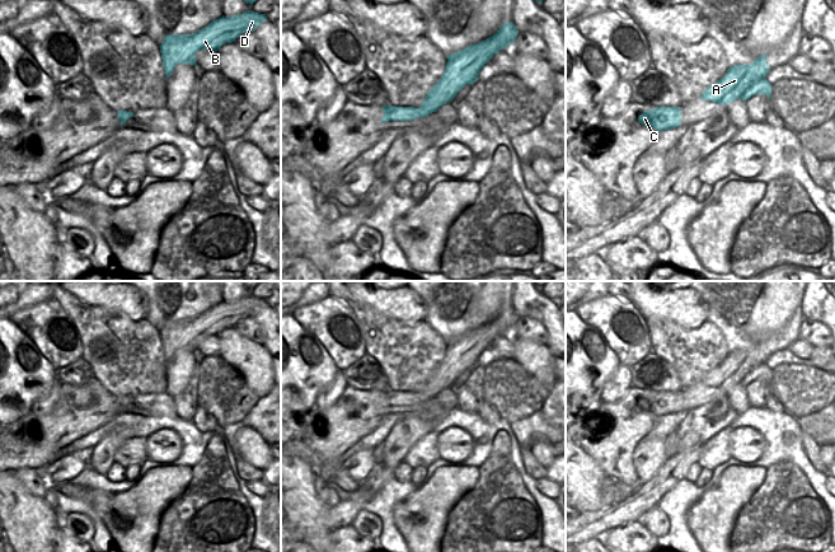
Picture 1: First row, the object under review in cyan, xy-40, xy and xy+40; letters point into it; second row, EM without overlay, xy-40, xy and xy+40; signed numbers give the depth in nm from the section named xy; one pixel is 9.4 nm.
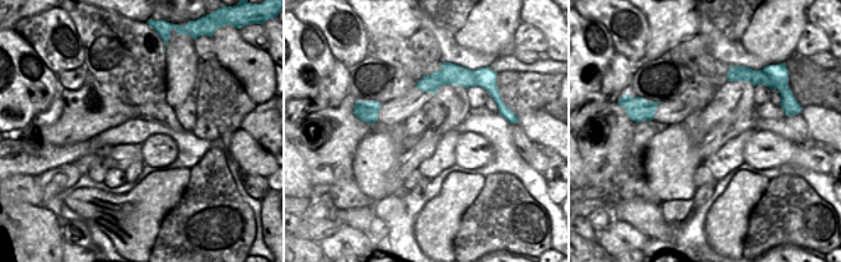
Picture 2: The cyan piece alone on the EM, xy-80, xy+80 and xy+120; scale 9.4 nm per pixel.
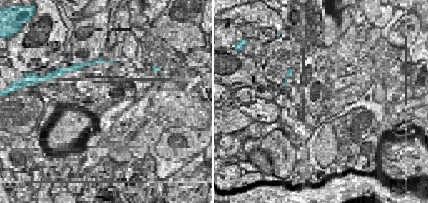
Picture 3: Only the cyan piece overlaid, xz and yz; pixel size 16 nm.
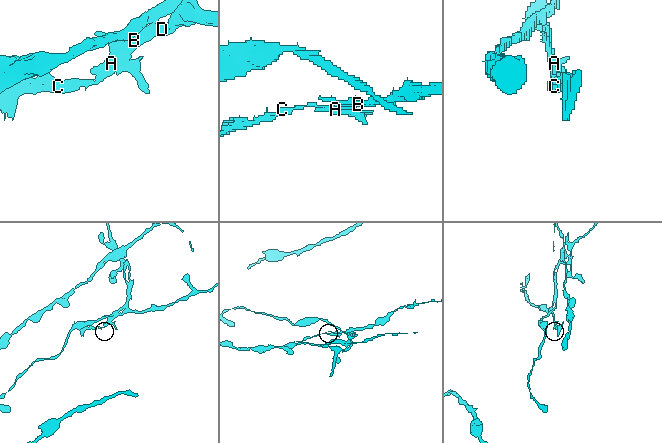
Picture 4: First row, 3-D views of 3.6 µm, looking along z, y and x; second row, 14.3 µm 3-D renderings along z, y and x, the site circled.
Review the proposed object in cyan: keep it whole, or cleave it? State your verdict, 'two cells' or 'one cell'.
two cells

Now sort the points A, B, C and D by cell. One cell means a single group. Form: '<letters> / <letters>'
A B D / C

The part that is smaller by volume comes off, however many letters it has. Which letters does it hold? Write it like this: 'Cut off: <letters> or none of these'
Cut off: C

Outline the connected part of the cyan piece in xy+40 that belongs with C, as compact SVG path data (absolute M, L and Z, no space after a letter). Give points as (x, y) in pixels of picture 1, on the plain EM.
M656 392L652 396L643 396L638 406L657 416L672 415L681 411L680 392Z

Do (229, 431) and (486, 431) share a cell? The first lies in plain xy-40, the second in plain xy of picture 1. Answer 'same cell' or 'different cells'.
different cells

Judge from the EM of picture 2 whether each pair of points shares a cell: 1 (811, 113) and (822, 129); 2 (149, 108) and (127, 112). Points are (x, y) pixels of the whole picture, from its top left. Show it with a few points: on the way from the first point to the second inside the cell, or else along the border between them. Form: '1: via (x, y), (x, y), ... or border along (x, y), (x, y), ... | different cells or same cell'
1: via (814, 117), (822, 125) | same cell
2: border along (136, 106), (134, 117) | different cells

